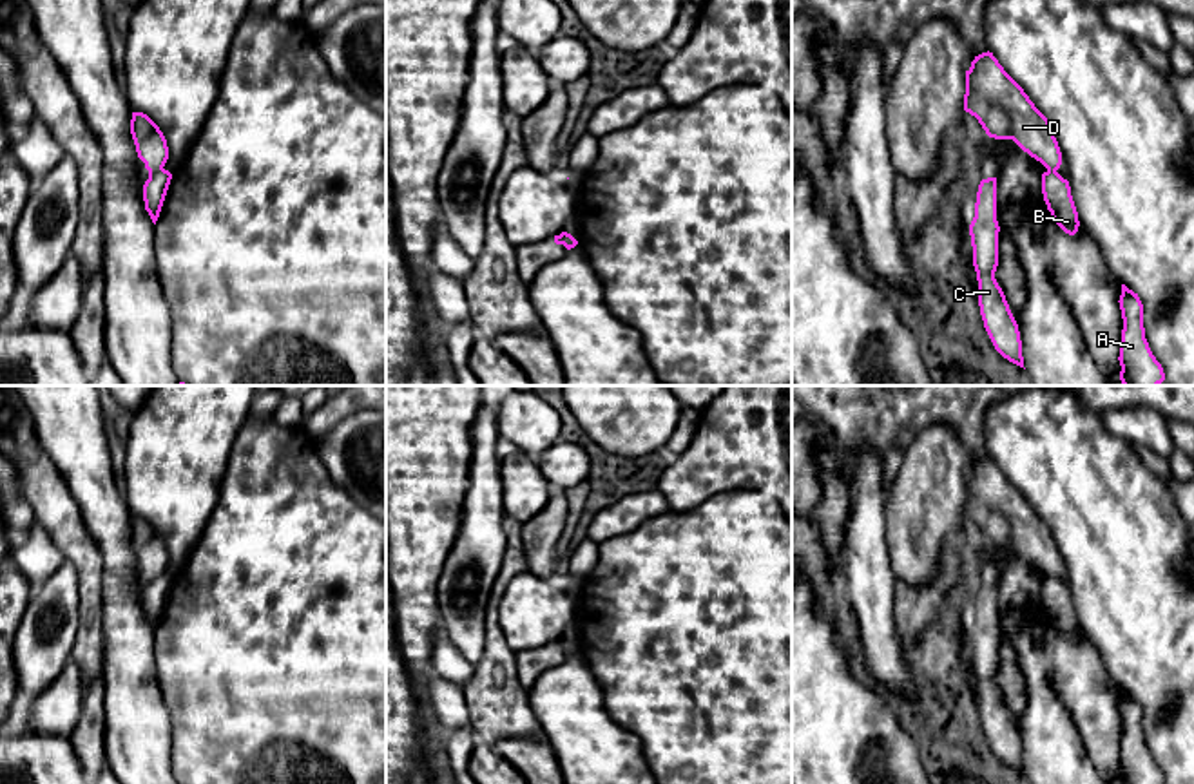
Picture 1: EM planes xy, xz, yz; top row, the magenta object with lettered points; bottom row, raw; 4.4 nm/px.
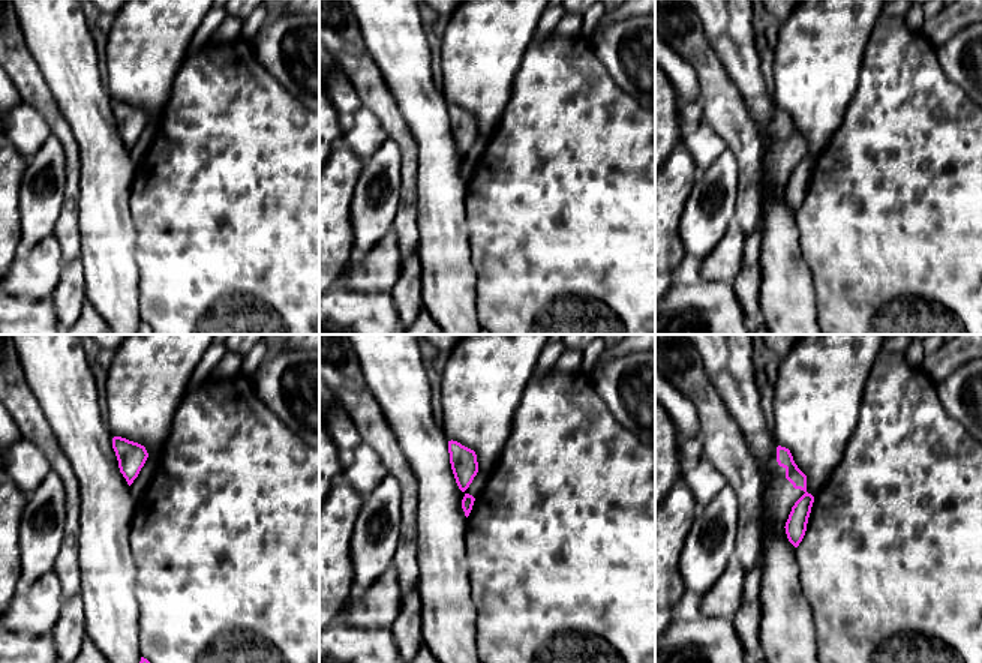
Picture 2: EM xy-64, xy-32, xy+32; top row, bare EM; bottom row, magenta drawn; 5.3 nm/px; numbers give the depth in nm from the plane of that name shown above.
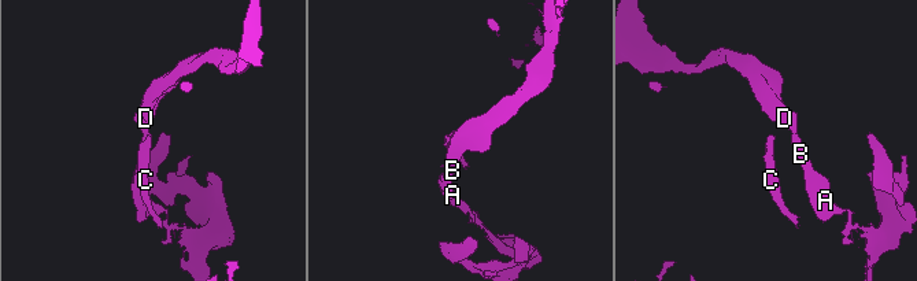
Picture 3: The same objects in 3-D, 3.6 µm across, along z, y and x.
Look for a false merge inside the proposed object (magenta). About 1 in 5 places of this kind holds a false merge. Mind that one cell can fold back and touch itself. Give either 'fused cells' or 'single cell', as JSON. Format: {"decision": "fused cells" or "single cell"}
{"decision": "fused cells"}

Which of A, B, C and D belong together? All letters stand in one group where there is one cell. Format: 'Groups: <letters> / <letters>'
Groups: A B C / D

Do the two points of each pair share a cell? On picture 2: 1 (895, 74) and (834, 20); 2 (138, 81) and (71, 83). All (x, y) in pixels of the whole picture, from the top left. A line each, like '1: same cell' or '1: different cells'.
1: different cells
2: different cells

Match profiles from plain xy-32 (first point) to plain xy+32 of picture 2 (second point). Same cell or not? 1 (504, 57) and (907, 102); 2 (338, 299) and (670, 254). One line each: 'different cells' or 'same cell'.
1: different cells
2: different cells

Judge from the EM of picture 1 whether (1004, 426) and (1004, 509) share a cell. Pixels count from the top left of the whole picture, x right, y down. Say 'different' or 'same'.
different

